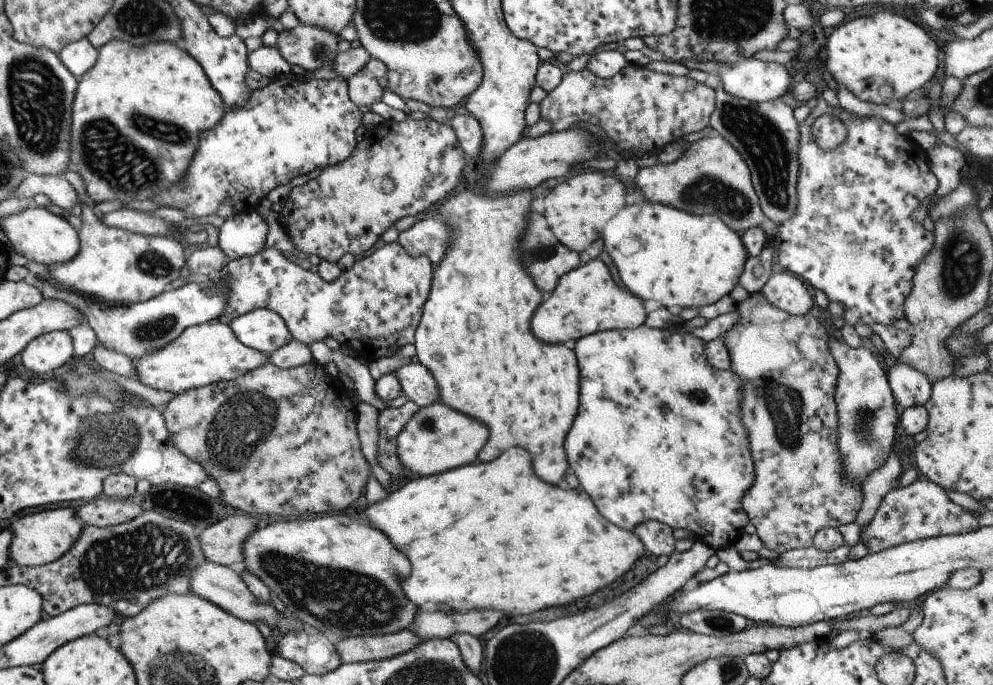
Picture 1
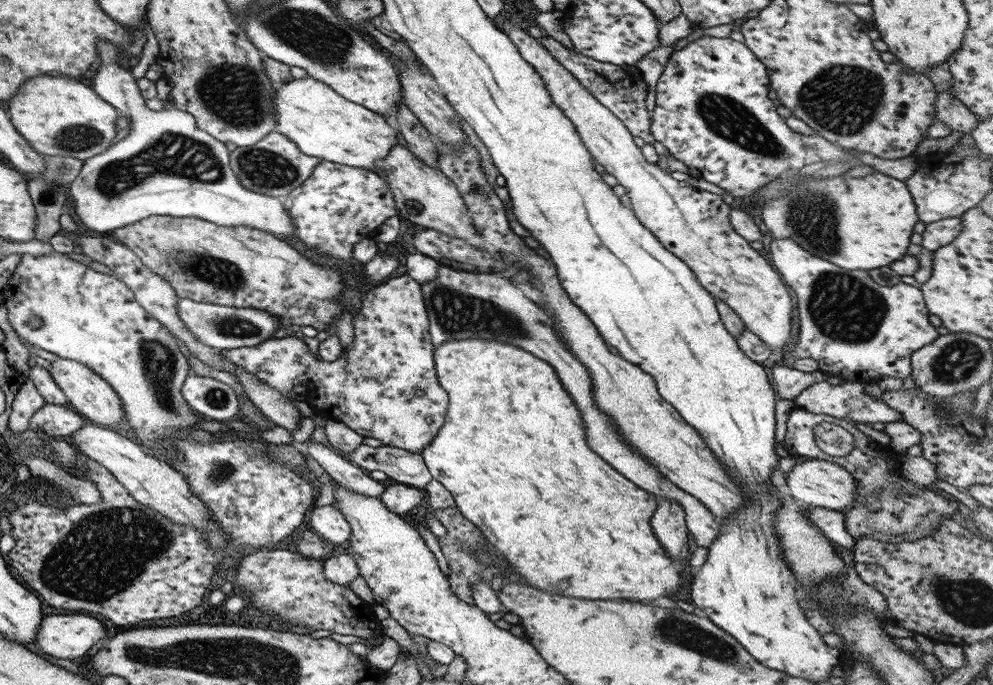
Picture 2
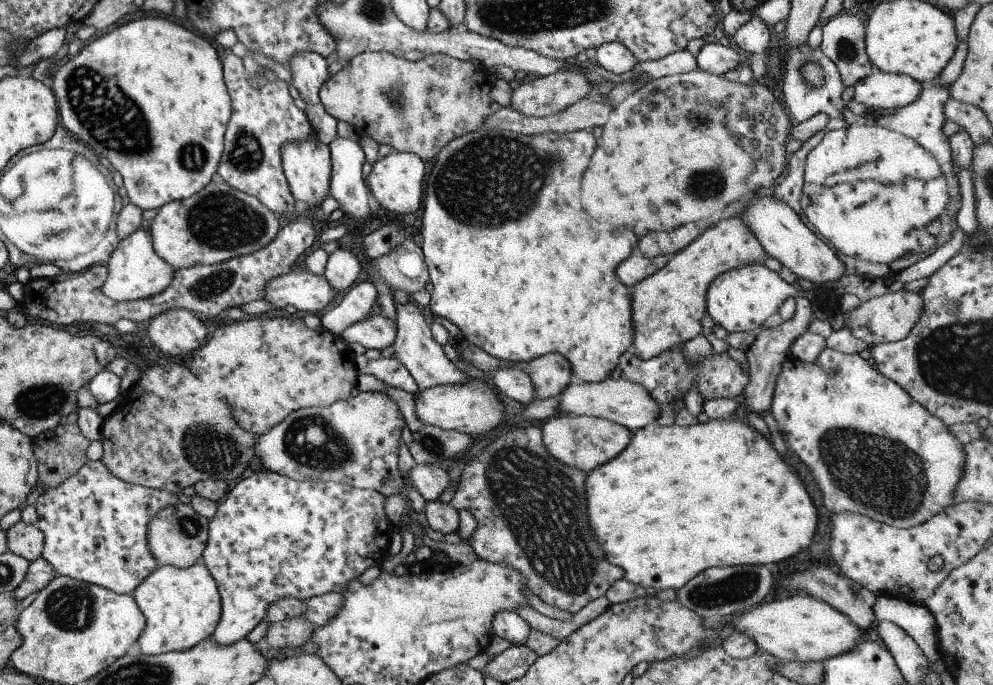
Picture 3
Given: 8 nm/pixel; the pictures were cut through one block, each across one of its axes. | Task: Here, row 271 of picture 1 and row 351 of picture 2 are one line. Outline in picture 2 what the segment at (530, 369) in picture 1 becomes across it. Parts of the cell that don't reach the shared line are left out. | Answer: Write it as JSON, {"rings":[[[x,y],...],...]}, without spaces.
{"rings":[[[477,338],[443,342],[433,348],[432,355],[435,376],[439,386],[449,396],[449,406],[447,406],[443,426],[437,430],[435,438],[421,450],[420,455],[432,479],[440,482],[451,493],[454,505],[461,516],[467,518],[475,529],[479,529],[482,538],[493,545],[493,548],[497,548],[525,582],[533,585],[535,589],[552,595],[585,598],[585,600],[624,600],[645,604],[659,596],[663,596],[666,600],[666,596],[671,596],[679,590],[681,586],[680,566],[663,551],[650,528],[650,518],[656,507],[656,496],[637,488],[633,482],[625,480],[605,460],[601,460],[595,452],[587,448],[579,412],[573,406],[573,400],[563,390],[563,386],[559,384],[549,364],[531,356],[529,352],[519,350],[517,346],[501,344],[497,340]]]}

